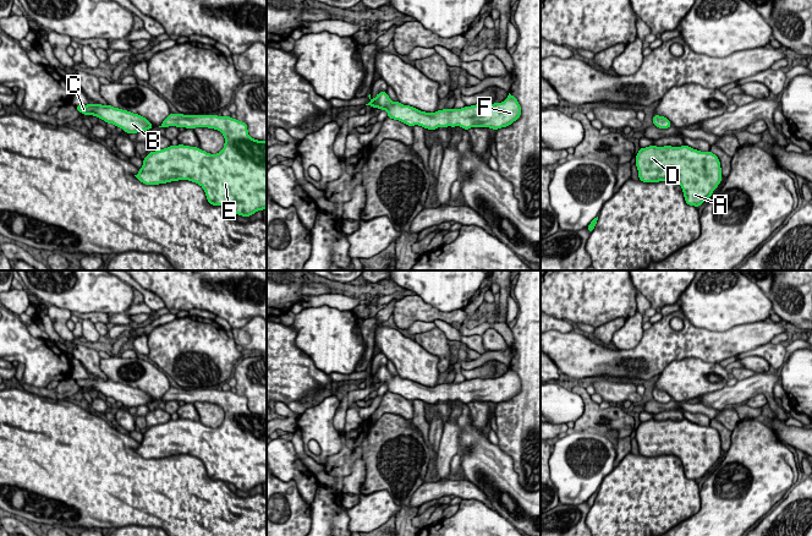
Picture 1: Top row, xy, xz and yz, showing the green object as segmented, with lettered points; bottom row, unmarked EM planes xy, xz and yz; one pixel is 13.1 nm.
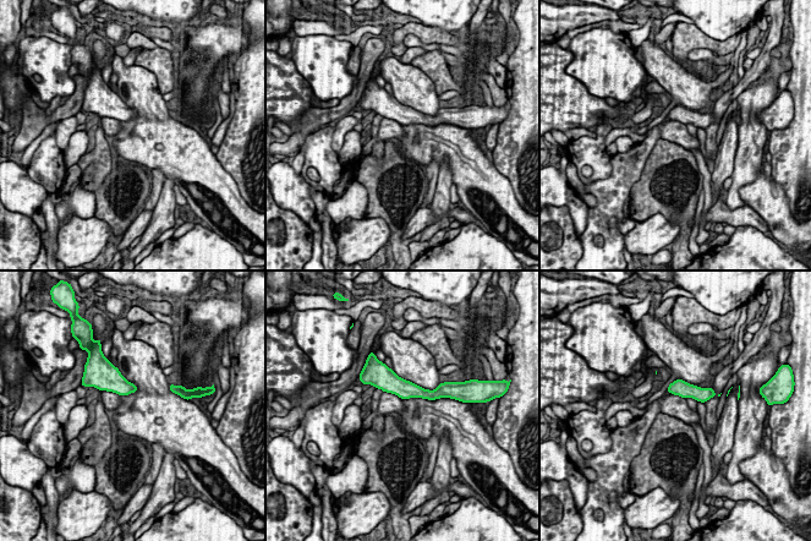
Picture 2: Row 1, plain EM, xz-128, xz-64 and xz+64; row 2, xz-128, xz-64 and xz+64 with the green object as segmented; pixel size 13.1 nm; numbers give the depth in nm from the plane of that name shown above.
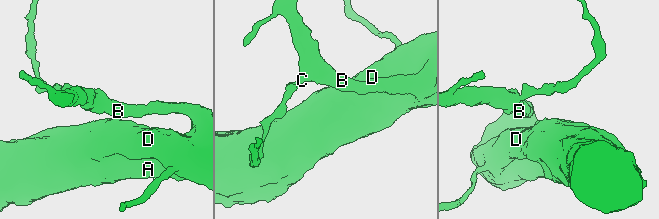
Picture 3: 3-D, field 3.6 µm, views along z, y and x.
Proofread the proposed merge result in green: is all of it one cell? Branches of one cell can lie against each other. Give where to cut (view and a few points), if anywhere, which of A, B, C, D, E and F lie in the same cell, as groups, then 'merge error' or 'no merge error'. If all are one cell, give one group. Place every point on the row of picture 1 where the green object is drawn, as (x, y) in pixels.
cut none; groups A B C D E F; no merge error

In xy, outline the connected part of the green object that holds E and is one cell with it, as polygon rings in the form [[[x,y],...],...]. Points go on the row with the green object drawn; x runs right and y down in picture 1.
[[[170,114],[159,127],[208,127],[219,130],[224,138],[224,148],[216,154],[207,153],[197,147],[169,146],[150,152],[143,159],[139,173],[135,175],[146,185],[159,185],[179,180],[188,180],[203,187],[212,206],[232,209],[242,217],[251,217],[267,209],[267,141],[253,140],[248,135],[247,124],[231,116]]]

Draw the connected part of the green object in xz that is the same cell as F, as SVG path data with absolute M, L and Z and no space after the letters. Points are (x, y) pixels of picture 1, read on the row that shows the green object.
M380 92L377 94L374 99L371 98L371 94L368 95L371 102L366 105L378 108L382 111L386 110L388 111L388 117L399 120L408 126L422 126L428 130L435 130L438 127L455 127L455 126L461 126L463 130L468 130L471 127L490 127L492 130L498 130L501 127L510 126L514 121L516 121L520 115L521 115L521 106L517 102L517 99L509 93L508 98L501 102L501 103L494 103L494 104L488 104L488 105L471 105L471 106L465 106L461 109L443 109L438 110L435 113L426 113L421 111L413 106L410 105L404 105L397 102L393 102L386 92Z

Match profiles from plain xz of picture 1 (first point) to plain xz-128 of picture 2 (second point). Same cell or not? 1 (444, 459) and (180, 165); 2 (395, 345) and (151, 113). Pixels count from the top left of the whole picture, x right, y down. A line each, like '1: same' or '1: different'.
1: different
2: same

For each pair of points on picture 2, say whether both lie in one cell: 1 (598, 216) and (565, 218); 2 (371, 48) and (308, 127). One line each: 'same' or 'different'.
1: different
2: same

